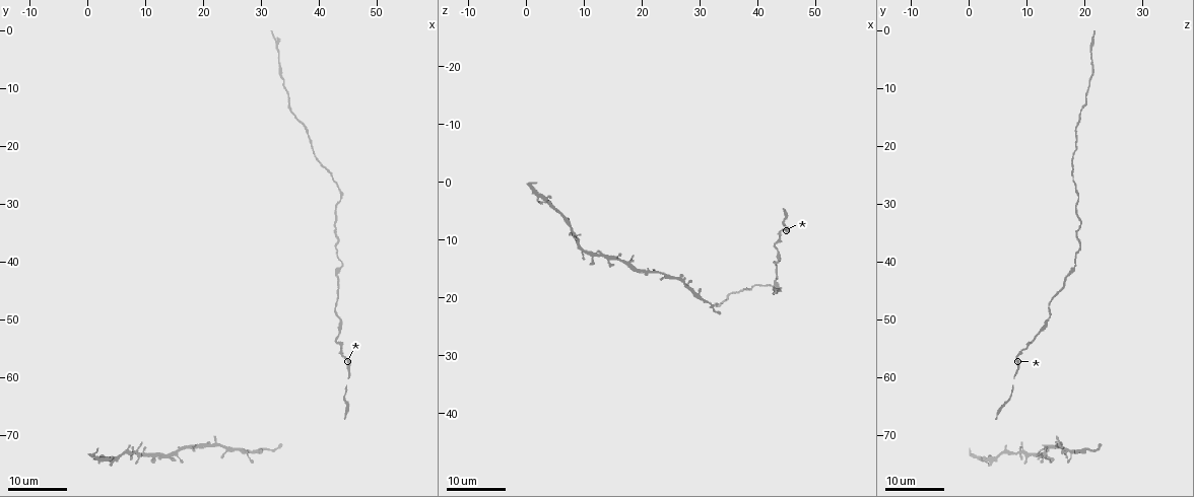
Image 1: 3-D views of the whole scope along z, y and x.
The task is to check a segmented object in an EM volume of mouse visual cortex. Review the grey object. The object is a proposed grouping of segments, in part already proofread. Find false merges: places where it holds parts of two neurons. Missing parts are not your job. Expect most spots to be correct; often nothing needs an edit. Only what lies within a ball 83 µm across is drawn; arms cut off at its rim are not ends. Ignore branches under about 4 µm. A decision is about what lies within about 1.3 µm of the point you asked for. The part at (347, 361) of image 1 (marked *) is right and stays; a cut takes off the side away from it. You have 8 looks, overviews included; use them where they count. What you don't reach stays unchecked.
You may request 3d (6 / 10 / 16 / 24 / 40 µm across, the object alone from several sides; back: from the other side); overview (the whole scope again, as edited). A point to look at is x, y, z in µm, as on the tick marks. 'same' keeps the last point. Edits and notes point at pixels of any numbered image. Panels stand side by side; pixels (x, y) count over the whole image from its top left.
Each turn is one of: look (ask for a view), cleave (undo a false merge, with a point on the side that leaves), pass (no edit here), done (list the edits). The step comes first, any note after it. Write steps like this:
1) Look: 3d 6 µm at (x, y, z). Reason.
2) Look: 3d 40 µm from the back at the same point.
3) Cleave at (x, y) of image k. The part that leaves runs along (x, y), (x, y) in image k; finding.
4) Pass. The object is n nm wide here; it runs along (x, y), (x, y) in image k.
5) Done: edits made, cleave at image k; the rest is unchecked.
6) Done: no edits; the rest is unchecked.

Look: 3d 16 µm at (43.5, 52.0, 12.0). Calibre changes.

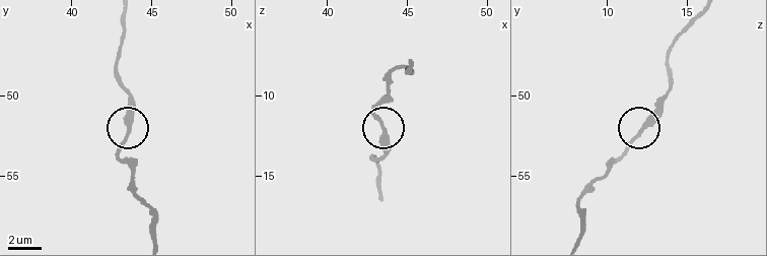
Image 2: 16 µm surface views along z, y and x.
Look: 3d 10 µm at (43.5, 52.5, 12.0). Zoom in.

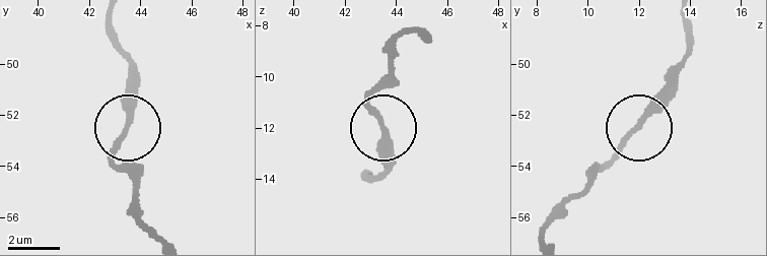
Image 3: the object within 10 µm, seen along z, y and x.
Pass. It runs along (417, 34), (396, 40), (367, 106), (380, 163) in image 3; continuous, no second neuron.

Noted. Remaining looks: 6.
Look: 3d 24 µm at (44.0, 40.5, 18.0). Sudden change in width.

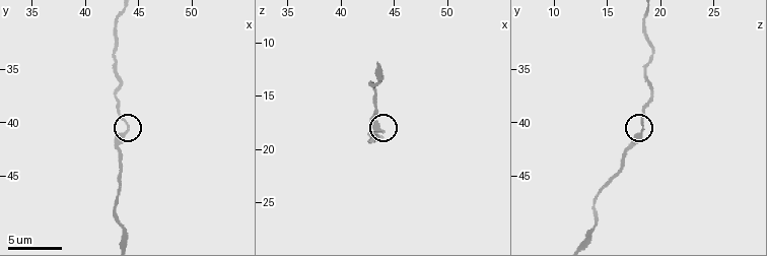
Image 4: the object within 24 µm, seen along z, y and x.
Look: 3d 10 µm at (43.8, 40.8, 18.2).

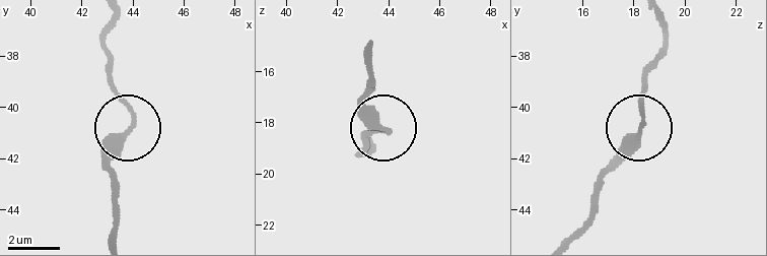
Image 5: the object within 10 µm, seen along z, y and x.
Look: 3d 10 µm from the back at (43.8, 41.0, 18.3).

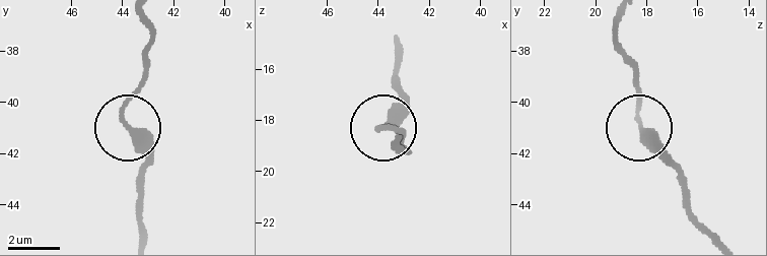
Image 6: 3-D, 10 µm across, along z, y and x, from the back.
Pass. The object is 260 nm wide here; it runs along (144, 235), (144, 156), (127, 130), (125, 104), (144, 66) in image 6; continuous, no second neuron.

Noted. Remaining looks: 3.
Look: 3d 24 µm at (35.0, 12.0, 20.0). Thin neck.

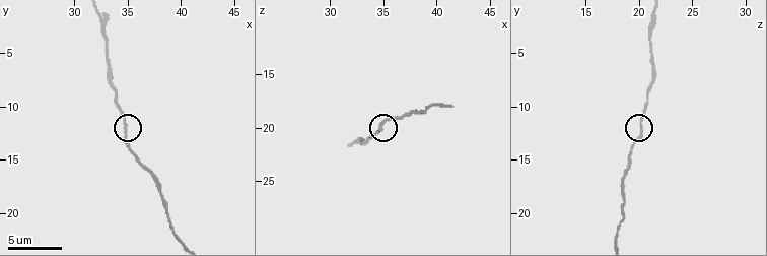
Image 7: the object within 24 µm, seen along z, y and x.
Look: 3d 10 µm at (34.8, 11.6, 20.0).

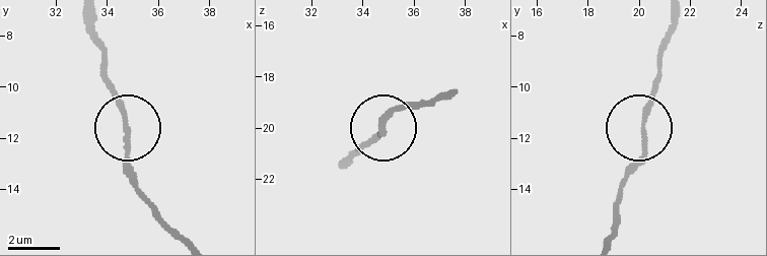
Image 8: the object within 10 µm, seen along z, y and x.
Pass. The object is 180 nm wide here; one neuron here.

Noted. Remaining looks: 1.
Done: no edits; the rest is unchecked.

